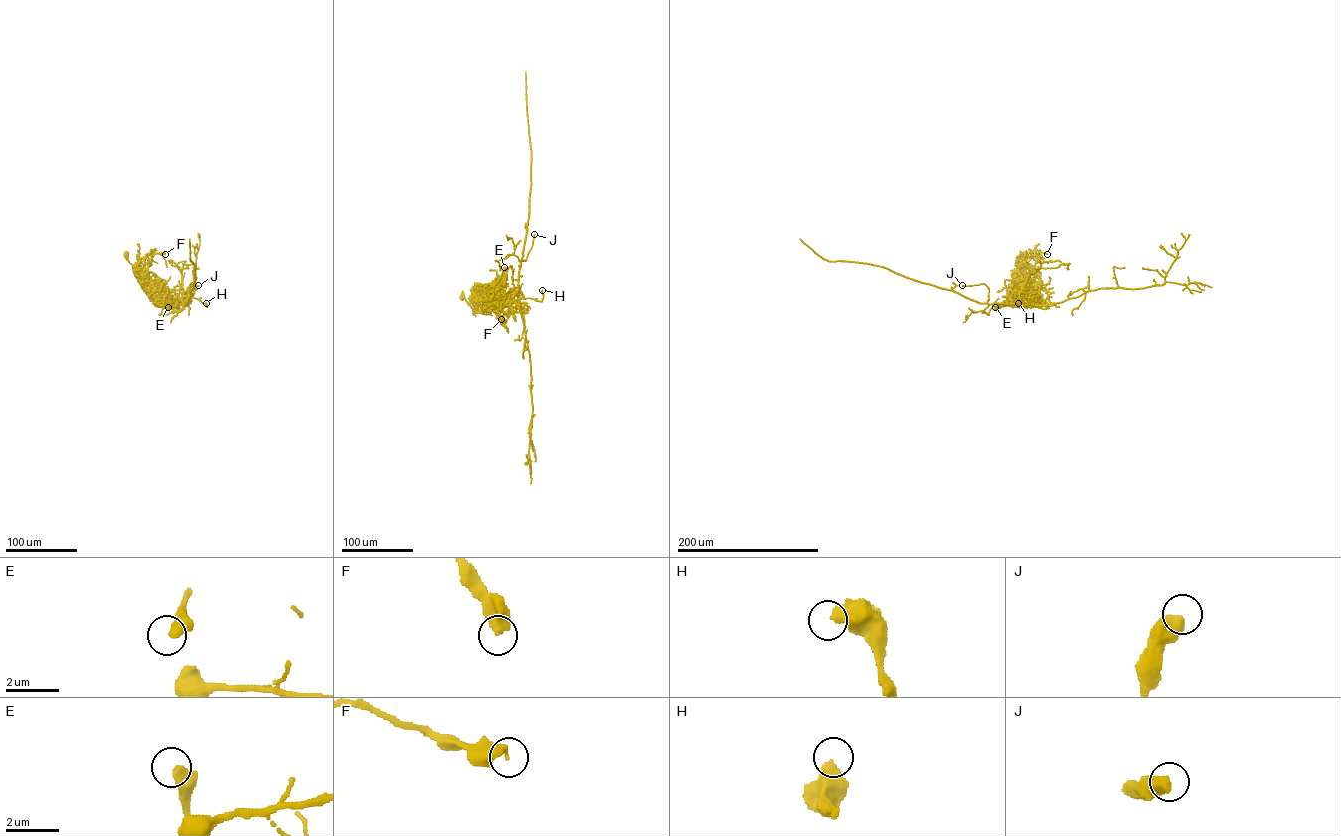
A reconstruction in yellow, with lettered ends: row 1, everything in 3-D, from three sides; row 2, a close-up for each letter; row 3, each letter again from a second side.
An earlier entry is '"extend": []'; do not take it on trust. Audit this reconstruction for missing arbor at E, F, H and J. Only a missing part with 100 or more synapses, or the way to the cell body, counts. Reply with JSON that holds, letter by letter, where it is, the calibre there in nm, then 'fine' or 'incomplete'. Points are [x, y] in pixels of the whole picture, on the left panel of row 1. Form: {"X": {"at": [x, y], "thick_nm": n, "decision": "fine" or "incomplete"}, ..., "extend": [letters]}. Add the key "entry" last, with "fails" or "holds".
{"E": {"at": [168, 307], "thick_nm": 500, "decision": "fine"}, "F": {"at": [165, 254], "thick_nm": 420, "decision": "fine"}, "H": {"at": [206, 303], "thick_nm": 500, "decision": "fine"}, "J": {"at": [198, 285], "thick_nm": 550, "decision": "fine"}, "extend": [], "entry": "holds"}

